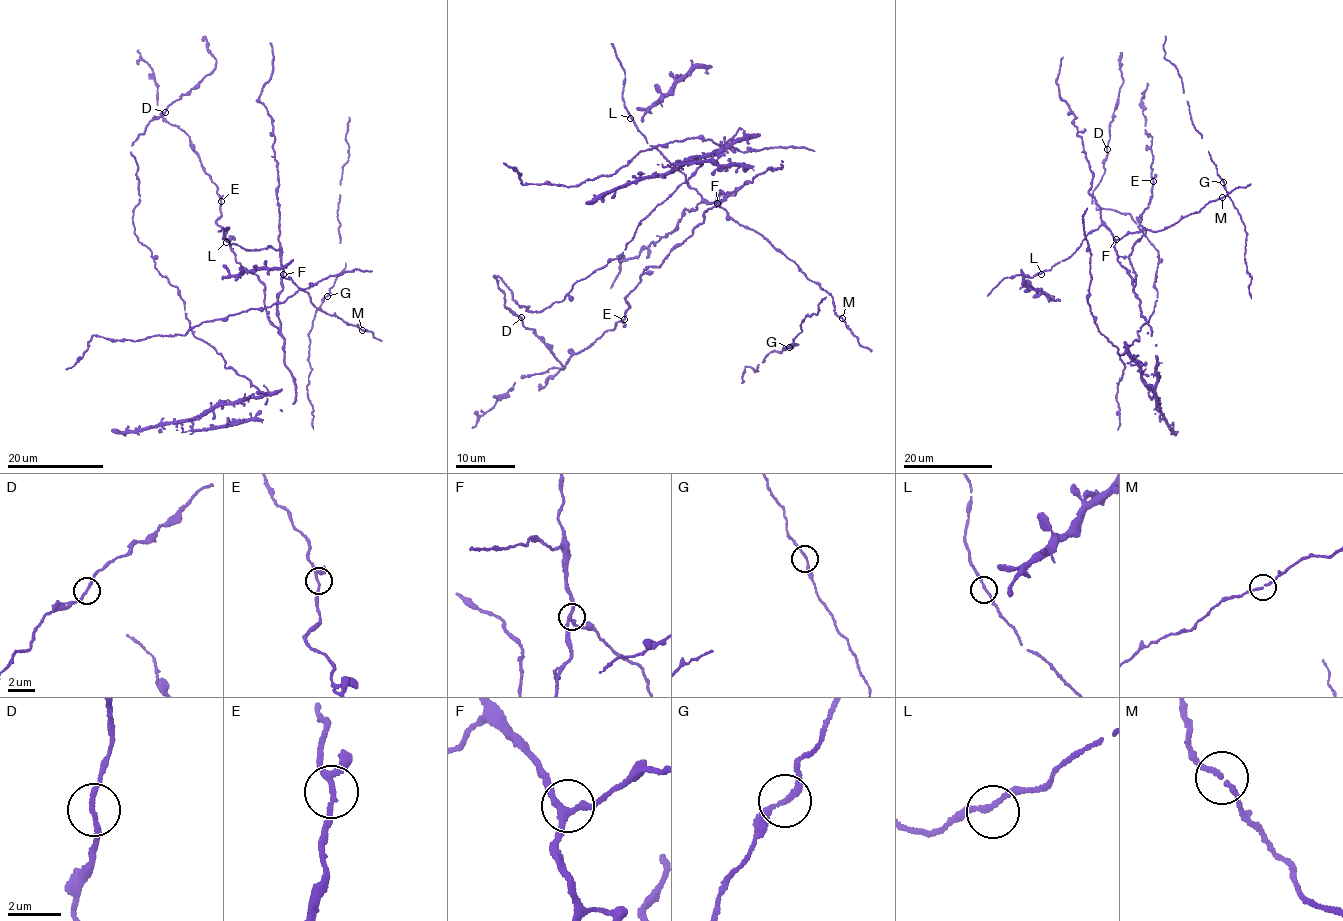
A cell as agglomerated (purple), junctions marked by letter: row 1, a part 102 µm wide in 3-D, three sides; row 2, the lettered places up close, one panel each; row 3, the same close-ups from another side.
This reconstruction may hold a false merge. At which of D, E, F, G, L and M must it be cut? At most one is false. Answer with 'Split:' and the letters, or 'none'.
Split: none

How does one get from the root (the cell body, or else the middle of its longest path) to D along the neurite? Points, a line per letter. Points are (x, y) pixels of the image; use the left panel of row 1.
D: (277, 393), (259, 391), (193, 335), (178, 288), (156, 269), (134, 231), (139, 181), (131, 146), (165, 112)

